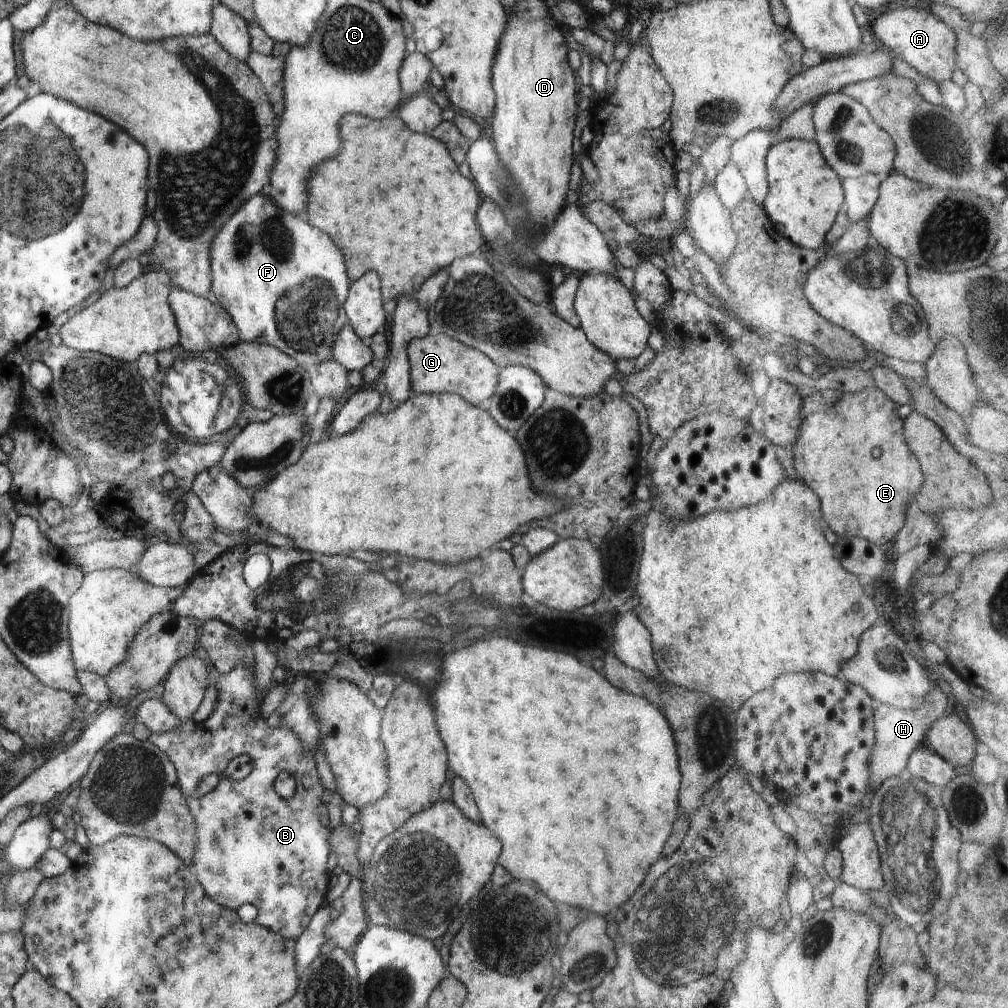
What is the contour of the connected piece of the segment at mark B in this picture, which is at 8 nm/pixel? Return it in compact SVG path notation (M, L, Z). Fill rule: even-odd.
M253 663L252 666L248 666L248 664L238 664L232 672L228 672L228 674L220 674L214 666L210 666L208 670L210 673L210 676L208 676L208 678L210 678L209 684L215 686L216 700L208 718L200 723L196 723L196 729L193 731L188 732L182 727L177 727L174 728L174 730L162 732L162 734L151 734L148 739L173 762L177 772L177 779L182 796L186 798L188 808L190 808L190 812L194 814L194 816L192 816L192 818L196 820L196 824L194 824L194 826L198 826L198 828L196 828L196 852L194 852L194 856L192 856L191 865L195 869L197 879L200 881L204 892L208 896L208 901L214 901L216 904L222 905L224 908L235 911L240 908L242 904L252 904L252 906L256 906L258 909L255 921L260 924L260 926L266 927L278 934L282 934L284 938L297 939L300 934L306 930L312 916L314 916L314 914L318 912L318 909L326 902L325 897L327 896L327 891L333 882L333 878L327 869L326 862L328 860L328 855L333 850L330 840L332 840L334 833L332 829L323 826L320 823L320 820L318 820L318 816L321 811L320 808L322 806L320 799L322 798L322 794L326 788L318 775L313 754L304 748L304 742L302 742L302 740L300 740L300 738L298 738L292 730L282 728L282 726L269 728L268 725L266 725L266 718L263 716L262 706L264 698L268 696L268 693L262 693L261 688L255 683L255 670L255 663ZM244 754L252 760L252 771L250 774L239 781L223 776L223 771L226 766L228 766L228 763L232 760L232 758L235 756L244 756ZM280 772L291 773L294 780L296 780L296 792L294 792L294 796L292 796L292 798L280 798L278 793L274 790L274 780L278 778L278 774L280 774ZM210 774L218 774L222 776L222 780L215 788L206 793L206 796L202 796L202 798L192 798L194 789L199 784L199 781ZM304 776L310 776L313 780L313 784L310 788L306 788L306 786L302 784Z

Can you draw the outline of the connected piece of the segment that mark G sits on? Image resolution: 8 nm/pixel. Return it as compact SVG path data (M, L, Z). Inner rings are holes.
M432 330L424 338L414 339L408 343L407 353L410 363L412 389L416 394L456 393L466 402L478 406L482 400L488 400L496 390L499 381L499 368L480 350L466 346L446 334Z

